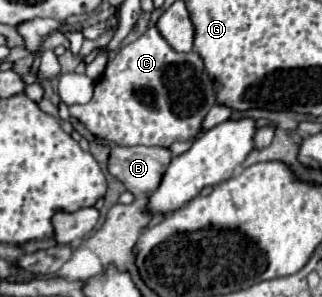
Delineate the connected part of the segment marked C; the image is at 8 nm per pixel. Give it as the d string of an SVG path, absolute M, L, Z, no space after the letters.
M150 26L136 42L120 48L106 66L102 78L96 82L94 96L86 104L70 106L70 116L80 120L92 134L112 140L116 146L172 146L174 142L192 140L202 132L202 120L216 104L216 90L212 78L204 70L204 62L196 52L180 54L168 46L156 26Z

